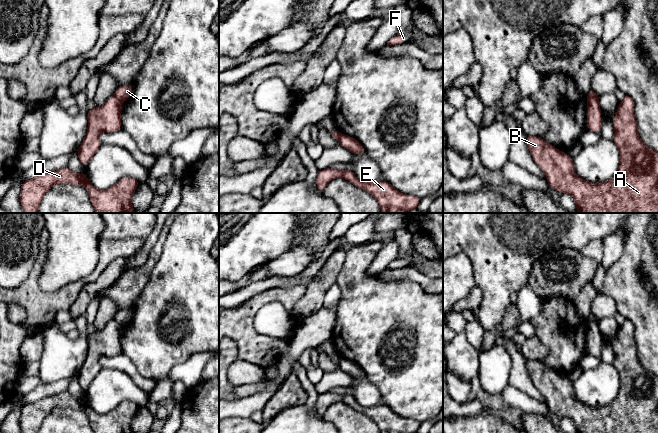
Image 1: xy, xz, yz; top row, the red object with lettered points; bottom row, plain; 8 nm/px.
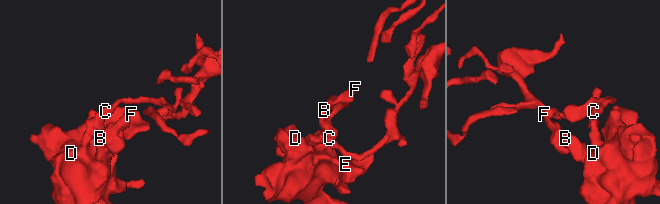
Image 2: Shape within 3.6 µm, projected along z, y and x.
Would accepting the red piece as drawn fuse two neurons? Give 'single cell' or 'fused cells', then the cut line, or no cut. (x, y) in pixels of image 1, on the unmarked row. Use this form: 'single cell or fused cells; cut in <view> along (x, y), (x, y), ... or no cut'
fused cells; cut in yz along (587, 320), (597, 324)

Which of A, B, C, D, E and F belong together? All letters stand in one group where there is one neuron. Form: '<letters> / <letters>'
A B D E F / C

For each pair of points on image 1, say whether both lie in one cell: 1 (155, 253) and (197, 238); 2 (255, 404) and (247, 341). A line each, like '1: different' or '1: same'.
1: different
2: different

